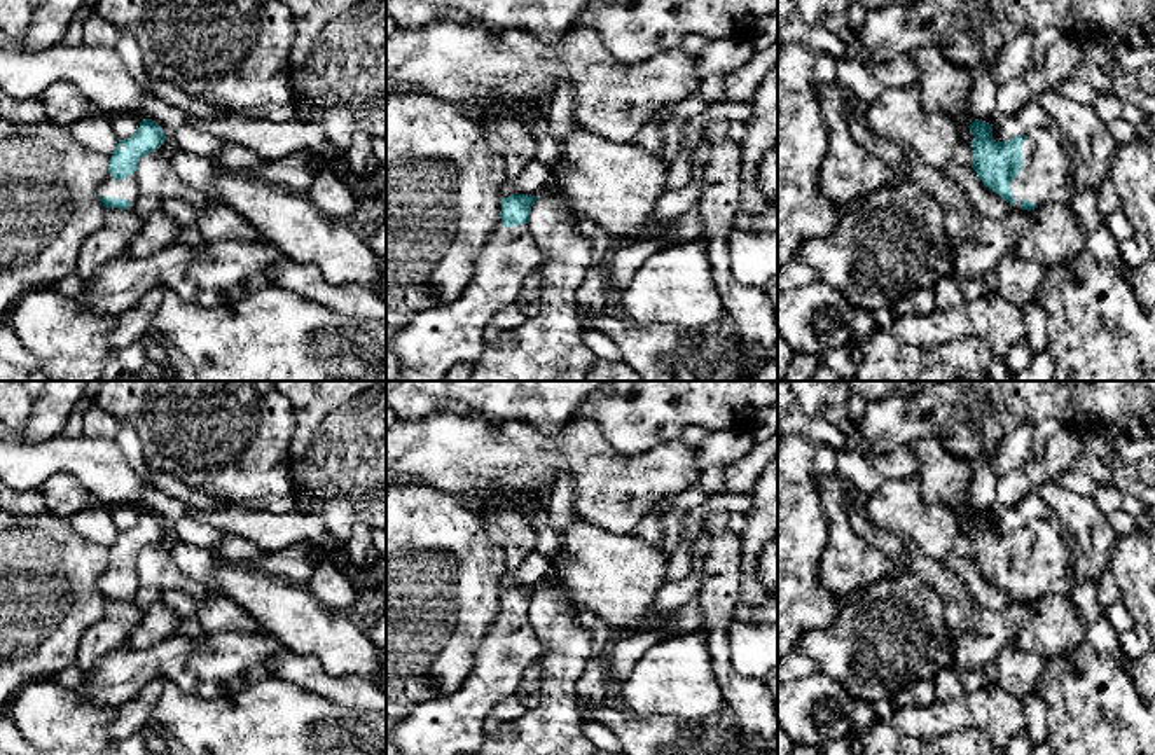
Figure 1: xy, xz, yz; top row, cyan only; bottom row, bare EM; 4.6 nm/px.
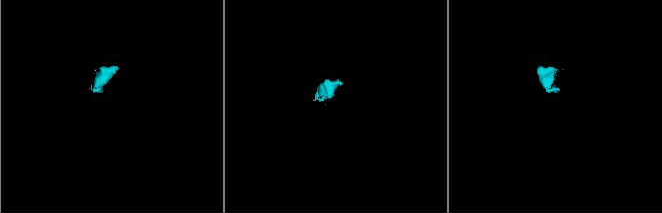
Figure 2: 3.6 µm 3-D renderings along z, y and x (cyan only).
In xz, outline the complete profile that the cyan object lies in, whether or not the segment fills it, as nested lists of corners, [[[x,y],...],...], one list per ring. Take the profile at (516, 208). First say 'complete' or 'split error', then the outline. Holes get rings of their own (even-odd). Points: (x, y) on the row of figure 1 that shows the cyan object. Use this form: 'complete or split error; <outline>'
split error; [[[526,194],[503,197],[500,222],[481,253],[463,294],[442,308],[412,315],[409,323],[393,336],[395,381],[440,381],[454,364],[475,362],[482,355],[486,325],[498,311],[515,304],[528,278],[542,264],[542,253],[529,231],[529,213],[536,199],[538,196]]]

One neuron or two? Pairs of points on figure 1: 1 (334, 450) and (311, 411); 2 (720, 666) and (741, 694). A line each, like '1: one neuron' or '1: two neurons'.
1: one neuron
2: one neuron

